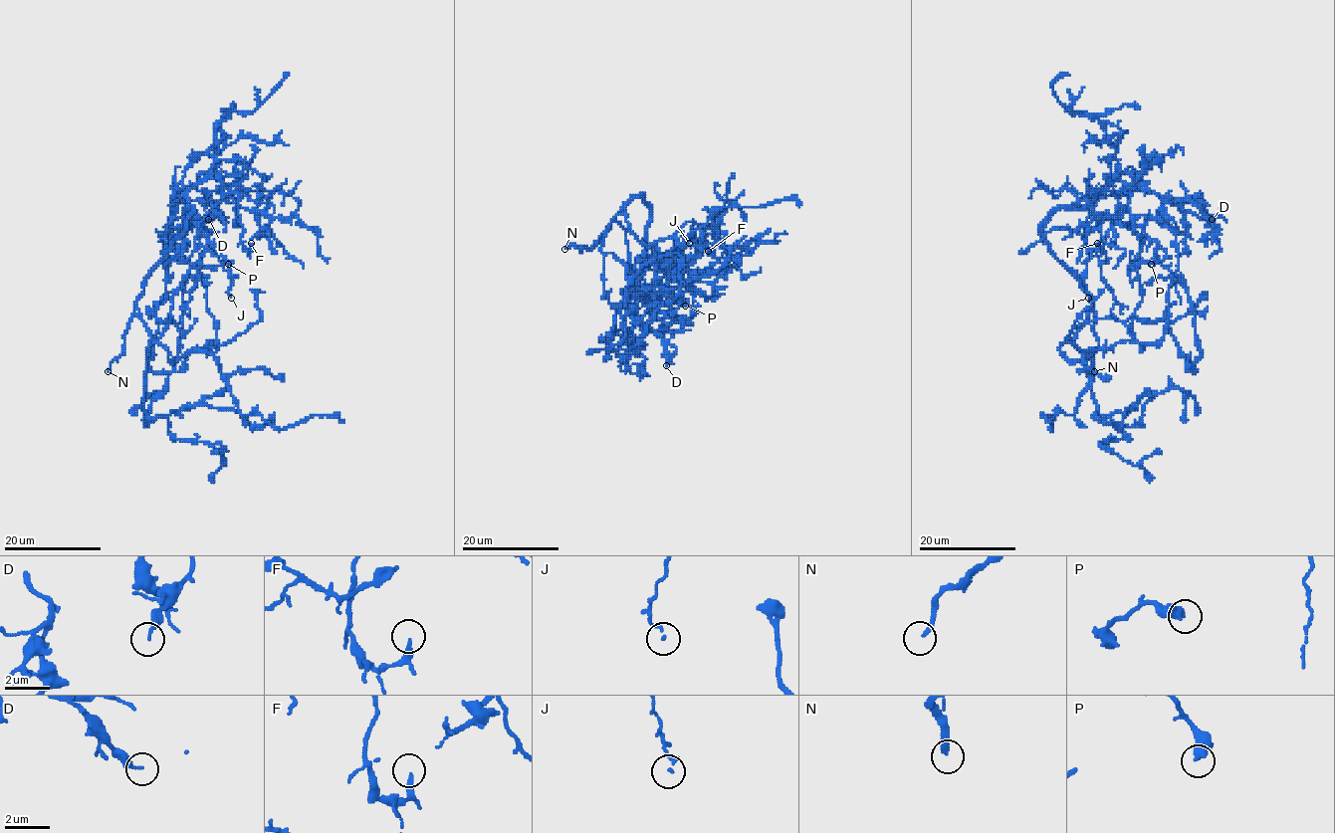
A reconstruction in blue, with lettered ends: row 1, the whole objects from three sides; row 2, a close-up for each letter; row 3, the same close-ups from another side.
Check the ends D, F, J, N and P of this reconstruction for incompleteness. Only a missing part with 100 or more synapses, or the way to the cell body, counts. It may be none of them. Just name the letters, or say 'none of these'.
N

